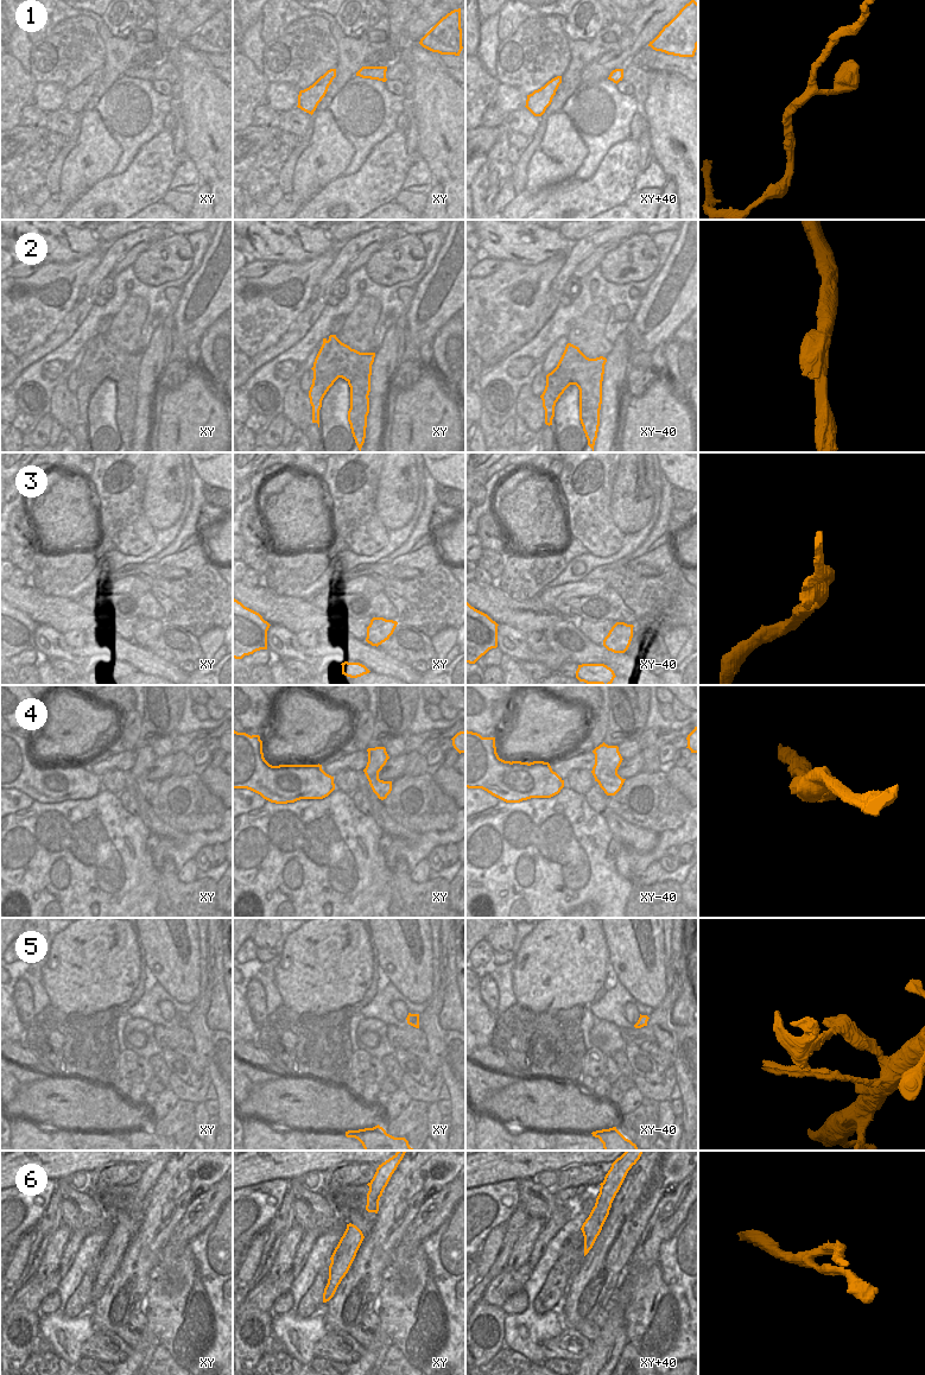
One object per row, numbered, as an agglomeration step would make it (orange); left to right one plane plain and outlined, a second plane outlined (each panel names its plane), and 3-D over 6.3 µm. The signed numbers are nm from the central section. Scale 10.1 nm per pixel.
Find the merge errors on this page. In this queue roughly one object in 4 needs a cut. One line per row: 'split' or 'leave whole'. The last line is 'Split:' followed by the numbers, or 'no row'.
1: leave whole
2: split
3: leave whole
4: leave whole
5: split
6: leave whole
Split: 2, 5

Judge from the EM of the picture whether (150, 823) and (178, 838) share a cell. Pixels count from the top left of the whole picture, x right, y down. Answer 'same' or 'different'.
same

